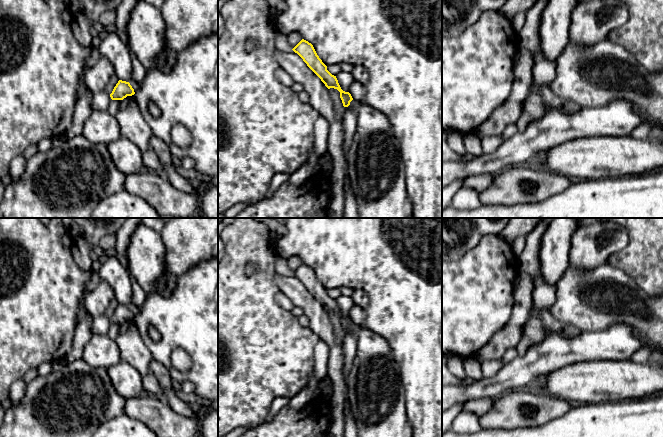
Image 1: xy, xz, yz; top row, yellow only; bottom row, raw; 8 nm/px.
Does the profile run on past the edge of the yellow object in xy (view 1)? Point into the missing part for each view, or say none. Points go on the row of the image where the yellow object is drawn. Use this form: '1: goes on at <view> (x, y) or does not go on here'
1: goes on at xy (135, 85)

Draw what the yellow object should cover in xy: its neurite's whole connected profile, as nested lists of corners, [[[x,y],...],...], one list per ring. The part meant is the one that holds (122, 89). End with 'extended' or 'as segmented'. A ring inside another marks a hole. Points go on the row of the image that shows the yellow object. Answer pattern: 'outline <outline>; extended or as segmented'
outline [[[119,80],[114,87],[110,97],[112,100],[123,100],[127,96],[132,96],[139,89],[140,82],[130,80],[129,82]]]; extended

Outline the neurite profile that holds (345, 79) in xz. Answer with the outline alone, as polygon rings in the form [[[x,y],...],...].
[[[341,71],[336,75],[338,83],[341,89],[345,92],[349,92],[350,86],[354,83],[355,79],[351,72]]]

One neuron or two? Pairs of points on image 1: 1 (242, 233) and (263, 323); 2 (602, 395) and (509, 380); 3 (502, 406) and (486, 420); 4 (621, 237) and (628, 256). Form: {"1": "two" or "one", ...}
{"1": "one", "2": "two", "3": "one", "4": "two"}

